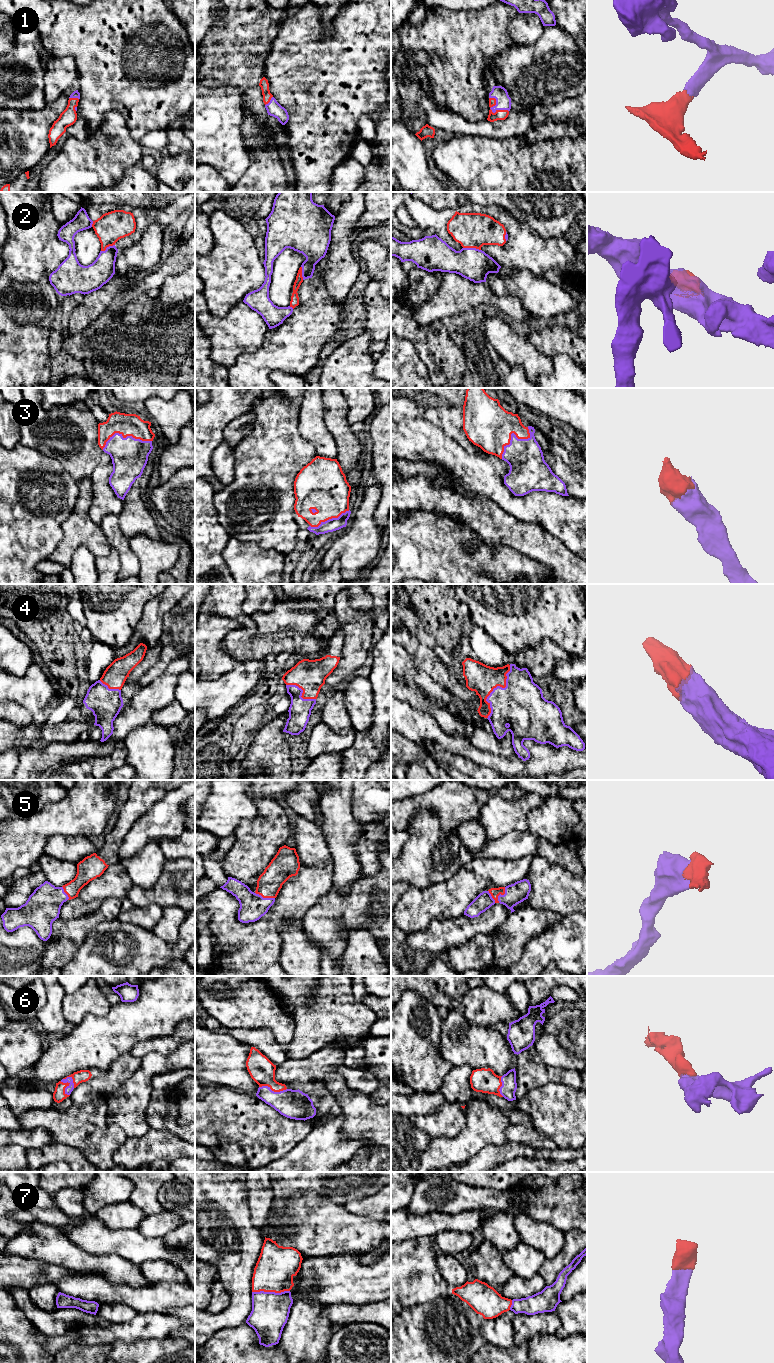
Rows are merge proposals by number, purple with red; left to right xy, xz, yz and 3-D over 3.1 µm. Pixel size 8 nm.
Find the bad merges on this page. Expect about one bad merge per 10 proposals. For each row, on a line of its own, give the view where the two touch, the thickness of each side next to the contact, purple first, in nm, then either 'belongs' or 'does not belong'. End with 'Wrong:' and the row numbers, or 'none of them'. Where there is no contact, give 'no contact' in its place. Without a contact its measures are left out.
1: meets purple in yz; 130 nm thick on the purple side, 80 nm on the other; belongs
2: meets purple in yz; 260 nm thick on the purple side, 280 nm on the other; belongs
3: meets purple in yz; 280 nm thick on the purple side, 380 nm on the other; belongs
4: meets purple in yz; 380 nm thick on the purple side, 240 nm on the other; belongs
5: meets purple in xz; 220 nm thick on the purple side, 200 nm on the other; belongs
6: meets purple in xz; 240 nm thick on the purple side, 200 nm on the other; belongs
7: meets purple in xz; 300 nm thick on the purple side, 320 nm on the other; belongs
Wrong: none of them

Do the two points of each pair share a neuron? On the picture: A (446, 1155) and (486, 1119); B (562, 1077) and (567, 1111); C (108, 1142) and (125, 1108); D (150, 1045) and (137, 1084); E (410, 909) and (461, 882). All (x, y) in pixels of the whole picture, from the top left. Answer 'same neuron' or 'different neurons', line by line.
A: same neuron
B: different neurons
C: different neurons
D: different neurons
E: same neuron

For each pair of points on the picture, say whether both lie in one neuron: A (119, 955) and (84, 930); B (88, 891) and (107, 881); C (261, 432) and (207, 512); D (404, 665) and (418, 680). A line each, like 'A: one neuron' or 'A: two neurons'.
A: two neurons
B: one neuron
C: two neurons
D: one neuron

